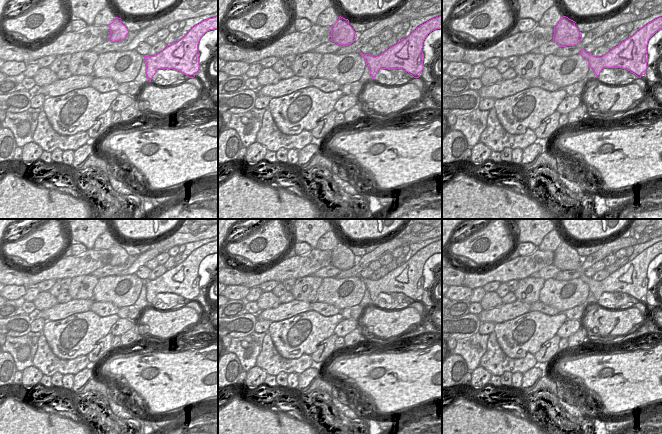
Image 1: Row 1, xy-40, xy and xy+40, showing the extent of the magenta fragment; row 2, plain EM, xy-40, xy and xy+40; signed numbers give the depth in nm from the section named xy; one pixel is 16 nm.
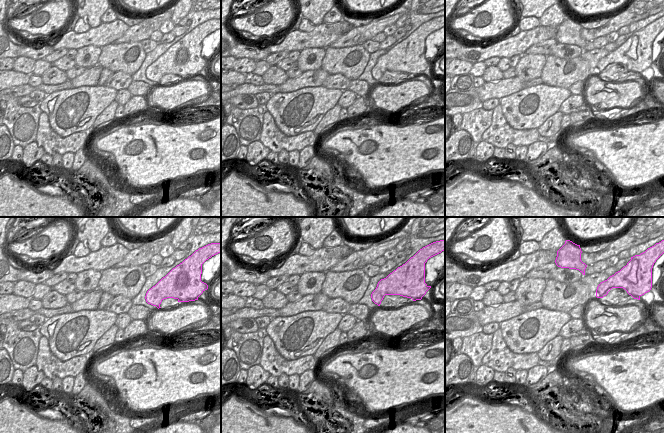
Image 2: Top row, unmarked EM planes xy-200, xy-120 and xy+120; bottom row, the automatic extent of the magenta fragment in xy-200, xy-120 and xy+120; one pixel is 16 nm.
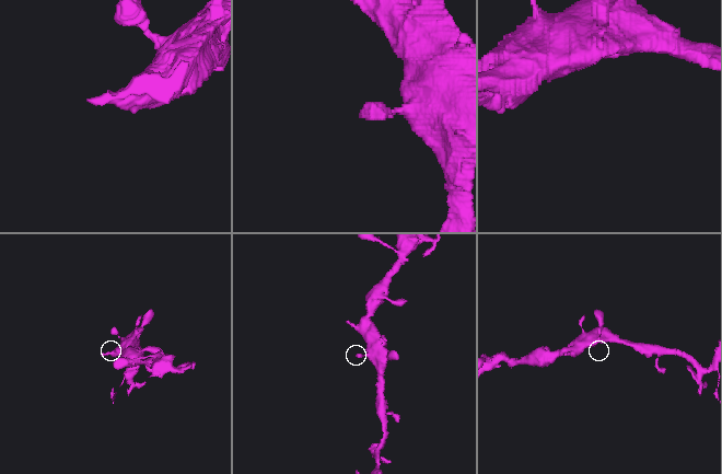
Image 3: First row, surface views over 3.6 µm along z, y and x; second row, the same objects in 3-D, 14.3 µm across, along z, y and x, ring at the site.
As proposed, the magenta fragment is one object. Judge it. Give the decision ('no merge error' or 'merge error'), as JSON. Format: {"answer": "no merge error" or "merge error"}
{"answer": "no merge error"}

